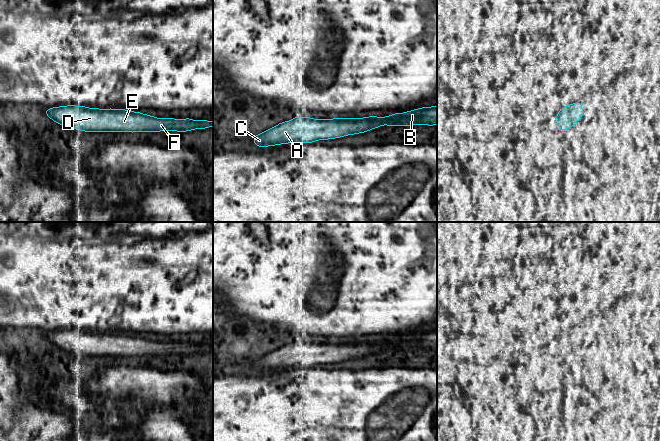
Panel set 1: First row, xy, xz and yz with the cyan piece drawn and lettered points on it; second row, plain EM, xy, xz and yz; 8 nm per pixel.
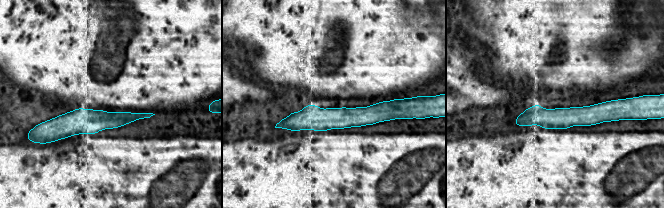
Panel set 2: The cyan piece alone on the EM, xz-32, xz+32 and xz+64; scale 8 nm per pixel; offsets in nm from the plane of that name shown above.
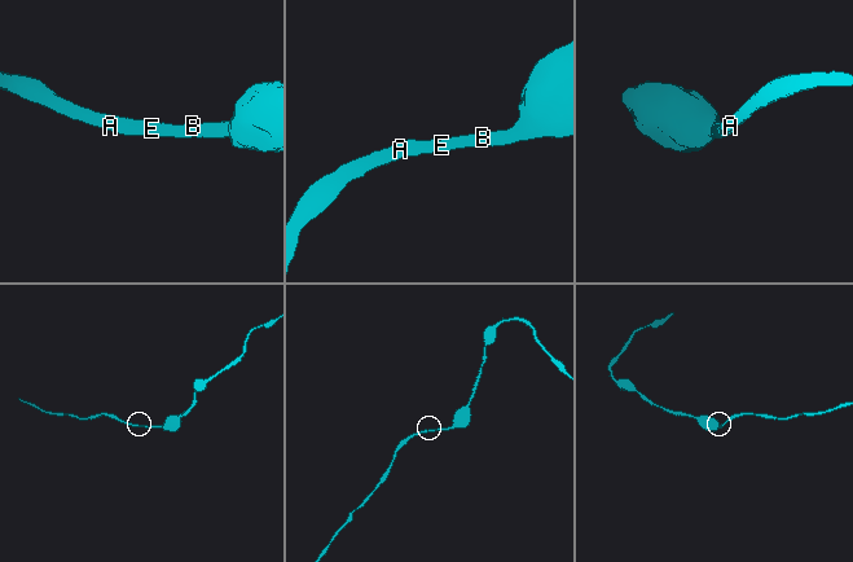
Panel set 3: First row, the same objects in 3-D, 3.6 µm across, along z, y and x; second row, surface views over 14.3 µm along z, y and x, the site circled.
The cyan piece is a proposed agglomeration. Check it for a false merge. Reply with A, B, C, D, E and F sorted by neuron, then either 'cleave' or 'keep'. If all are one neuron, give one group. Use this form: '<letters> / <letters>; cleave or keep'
A B C D E F; keep

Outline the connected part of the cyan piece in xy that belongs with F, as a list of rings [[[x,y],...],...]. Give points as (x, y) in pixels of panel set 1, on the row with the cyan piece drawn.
[[[66,105],[45,109],[51,120],[62,126],[84,132],[187,132],[213,127],[213,121],[191,118],[157,118],[127,109],[100,109]]]

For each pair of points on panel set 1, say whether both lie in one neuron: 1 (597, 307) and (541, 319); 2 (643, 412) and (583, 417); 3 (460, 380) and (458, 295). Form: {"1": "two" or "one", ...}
{"1": "one", "2": "one", "3": "two"}

